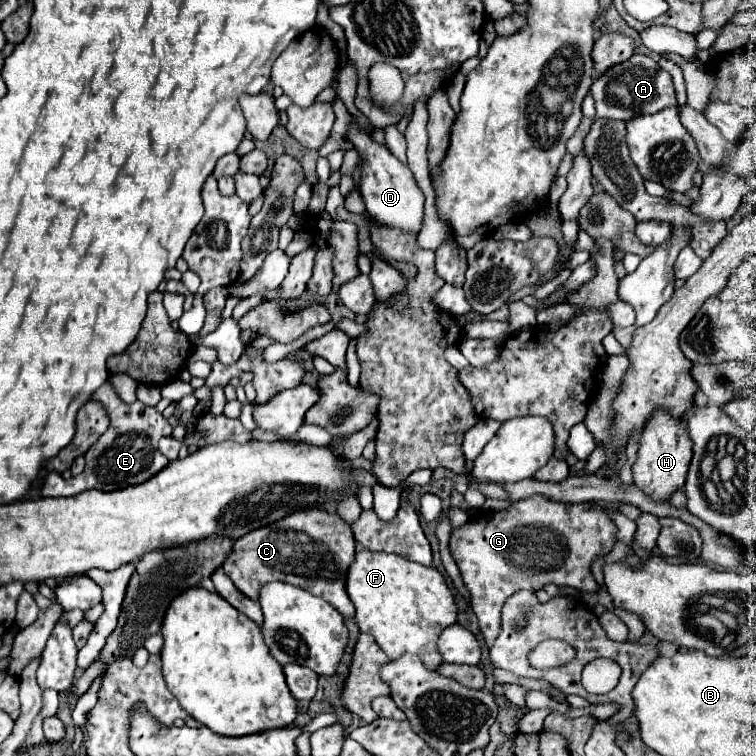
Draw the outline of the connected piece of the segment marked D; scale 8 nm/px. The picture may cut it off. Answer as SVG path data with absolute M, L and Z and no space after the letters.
M351 117L349 131L345 135L345 141L353 145L353 149L359 153L359 169L361 169L361 181L359 181L359 191L365 201L367 213L371 219L377 219L383 225L389 227L399 227L411 233L419 233L421 221L423 221L423 193L415 183L413 173L405 163L401 163L387 145L379 145L373 141L371 133L357 125L357 119Z

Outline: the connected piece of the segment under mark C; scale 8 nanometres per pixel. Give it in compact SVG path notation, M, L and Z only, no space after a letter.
M297 511L273 527L261 527L249 535L243 535L233 543L233 551L223 563L225 573L235 587L247 597L257 599L261 585L269 581L285 581L307 589L309 593L323 597L341 615L353 617L353 603L345 595L345 571L355 559L355 539L351 527L339 517L327 511Z

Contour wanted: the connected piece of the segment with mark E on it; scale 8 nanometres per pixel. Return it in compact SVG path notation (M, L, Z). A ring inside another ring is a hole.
M109 383L99 387L99 391L93 393L93 399L105 405L111 417L111 425L105 431L105 435L101 435L99 441L85 453L87 465L81 475L63 479L59 473L51 471L45 477L45 485L41 489L45 497L71 497L85 489L103 489L103 491L123 489L127 485L137 485L137 483L147 481L149 477L159 473L169 463L157 449L157 441L163 435L171 435L173 427L167 423L167 419L161 413L157 413L155 407L147 407L141 401L135 401L131 405L123 403L115 395Z

